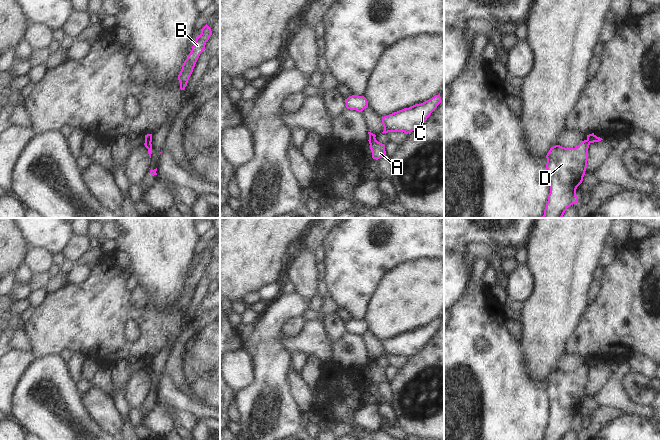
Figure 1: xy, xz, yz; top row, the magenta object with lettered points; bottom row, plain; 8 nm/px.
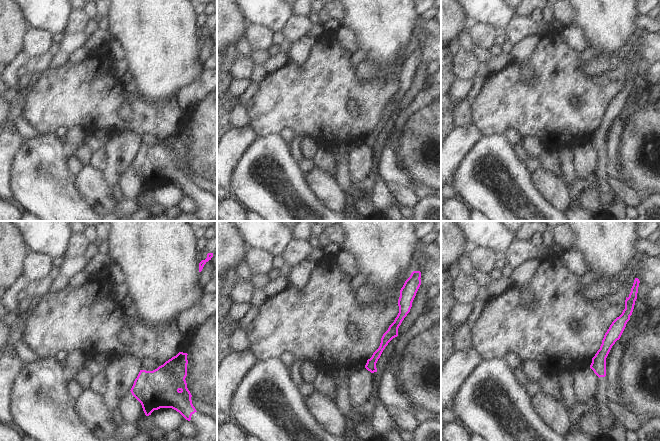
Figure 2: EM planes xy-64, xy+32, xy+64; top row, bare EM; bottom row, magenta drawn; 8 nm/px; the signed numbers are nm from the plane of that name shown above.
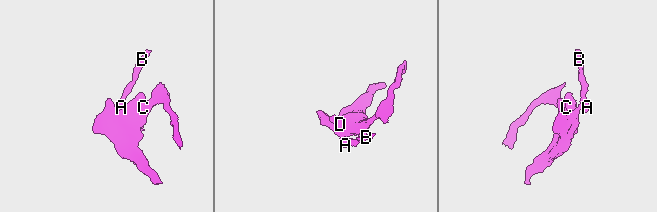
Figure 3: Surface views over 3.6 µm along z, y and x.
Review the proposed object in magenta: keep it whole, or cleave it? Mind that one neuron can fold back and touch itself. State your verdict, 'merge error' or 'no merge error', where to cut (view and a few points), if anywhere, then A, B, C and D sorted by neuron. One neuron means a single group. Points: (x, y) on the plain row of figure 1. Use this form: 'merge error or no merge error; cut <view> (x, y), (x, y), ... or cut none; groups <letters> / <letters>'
merge error; cut yz (587, 363), (589, 367); groups A B / C D

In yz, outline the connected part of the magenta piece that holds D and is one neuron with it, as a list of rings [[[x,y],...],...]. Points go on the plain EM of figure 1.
[[[584,364],[575,372],[550,372],[546,379],[550,417],[543,440],[563,440],[568,431],[577,427],[576,413],[585,399],[589,369]]]

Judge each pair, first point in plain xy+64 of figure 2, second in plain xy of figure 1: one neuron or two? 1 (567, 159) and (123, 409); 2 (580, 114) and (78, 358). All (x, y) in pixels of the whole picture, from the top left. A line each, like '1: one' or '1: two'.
1: one
2: two

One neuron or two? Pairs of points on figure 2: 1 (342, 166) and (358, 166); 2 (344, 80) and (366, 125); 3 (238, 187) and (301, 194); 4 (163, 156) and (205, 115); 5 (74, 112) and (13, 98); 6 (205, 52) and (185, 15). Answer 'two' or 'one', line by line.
1: two
2: one
3: one
4: two
5: two
6: two

